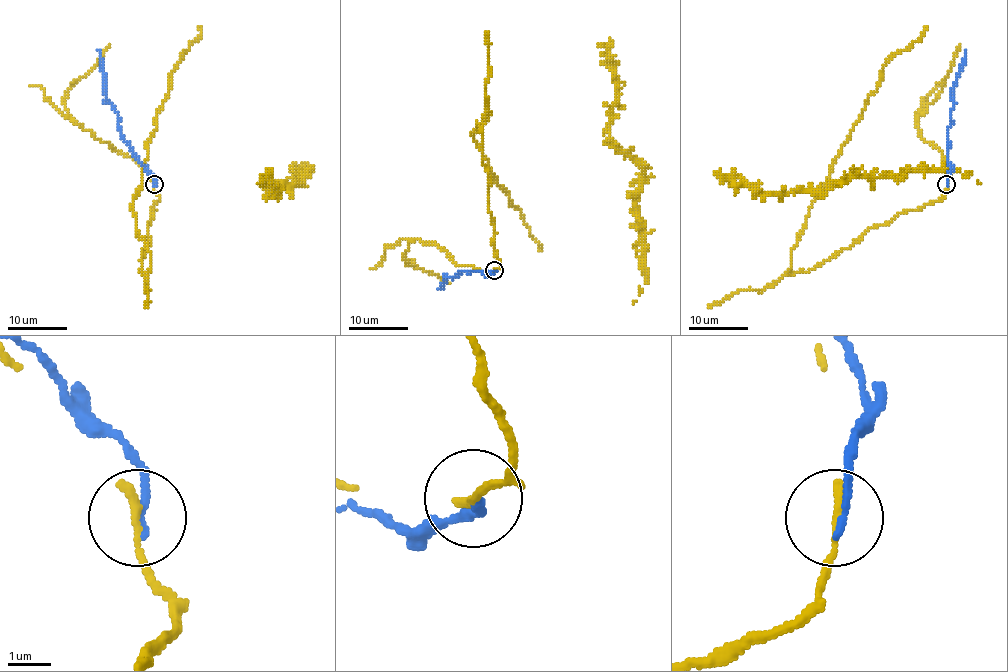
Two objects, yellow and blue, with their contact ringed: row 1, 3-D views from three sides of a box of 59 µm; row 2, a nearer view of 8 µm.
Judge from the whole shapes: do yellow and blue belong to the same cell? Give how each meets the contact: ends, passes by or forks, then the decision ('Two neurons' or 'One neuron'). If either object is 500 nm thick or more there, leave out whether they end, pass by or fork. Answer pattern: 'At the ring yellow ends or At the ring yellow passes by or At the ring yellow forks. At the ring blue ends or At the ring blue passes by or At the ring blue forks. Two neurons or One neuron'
At the ring yellow ends. At the ring blue ends. Two neurons

